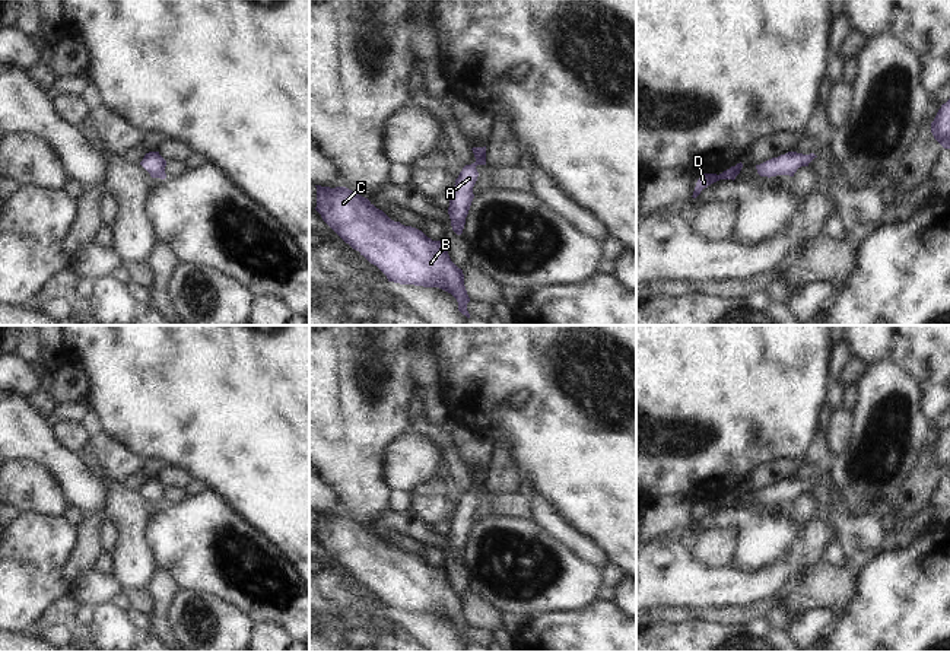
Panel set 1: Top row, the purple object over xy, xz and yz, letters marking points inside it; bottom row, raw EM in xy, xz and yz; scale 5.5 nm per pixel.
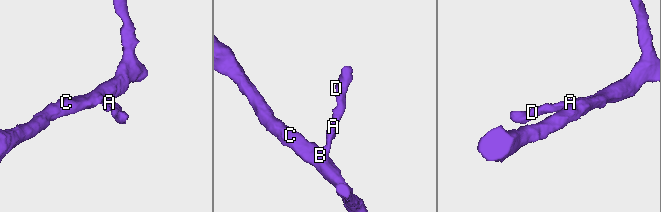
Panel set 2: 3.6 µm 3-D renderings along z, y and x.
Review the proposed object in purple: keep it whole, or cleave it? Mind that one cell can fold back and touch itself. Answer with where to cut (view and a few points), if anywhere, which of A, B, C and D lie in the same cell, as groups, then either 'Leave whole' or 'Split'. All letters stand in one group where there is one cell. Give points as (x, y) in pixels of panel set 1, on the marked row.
No split. Groups: A B C D. Leave whole

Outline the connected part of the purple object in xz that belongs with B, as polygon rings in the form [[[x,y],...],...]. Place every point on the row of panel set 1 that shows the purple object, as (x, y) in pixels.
[[[315,187],[315,210],[323,220],[376,265],[388,282],[439,287],[451,293],[458,311],[470,318],[464,274],[451,261],[445,239],[432,241],[422,230],[391,220],[368,198],[346,187]]]

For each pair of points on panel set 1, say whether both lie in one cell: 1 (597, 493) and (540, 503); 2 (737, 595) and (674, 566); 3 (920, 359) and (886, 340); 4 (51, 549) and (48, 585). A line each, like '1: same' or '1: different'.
1: different
2: same
3: same
4: same

